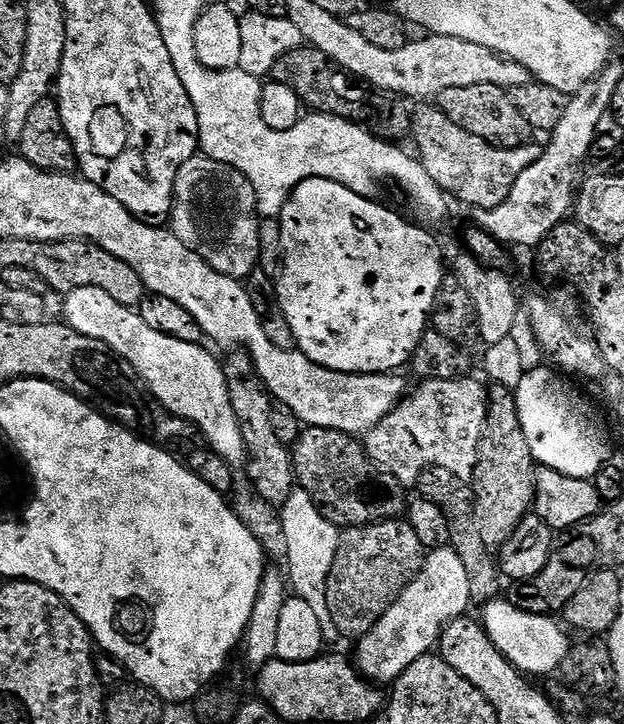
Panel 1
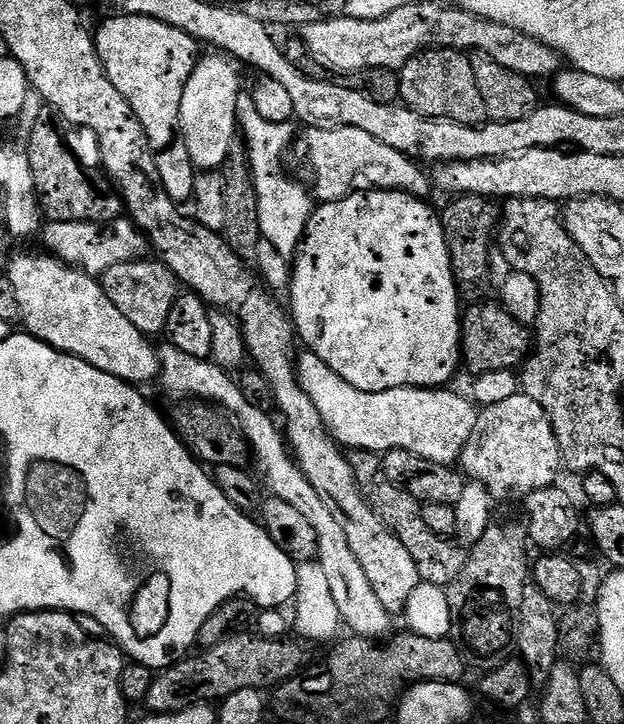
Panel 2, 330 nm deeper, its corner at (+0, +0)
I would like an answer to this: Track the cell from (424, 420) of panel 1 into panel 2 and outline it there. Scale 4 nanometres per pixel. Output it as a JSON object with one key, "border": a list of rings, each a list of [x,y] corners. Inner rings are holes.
{"border":[[[523,394],[479,409],[478,427],[466,442],[458,464],[463,475],[482,484],[496,502],[519,501],[534,490],[553,487],[562,473],[560,447],[550,418],[534,398]]]}

